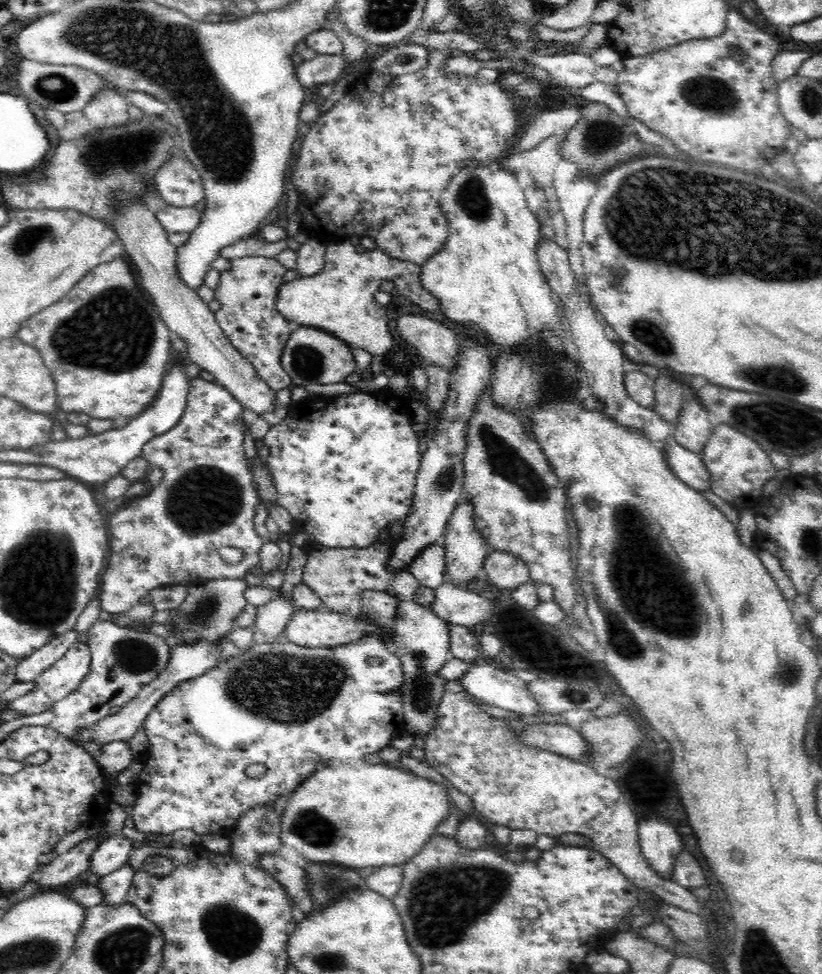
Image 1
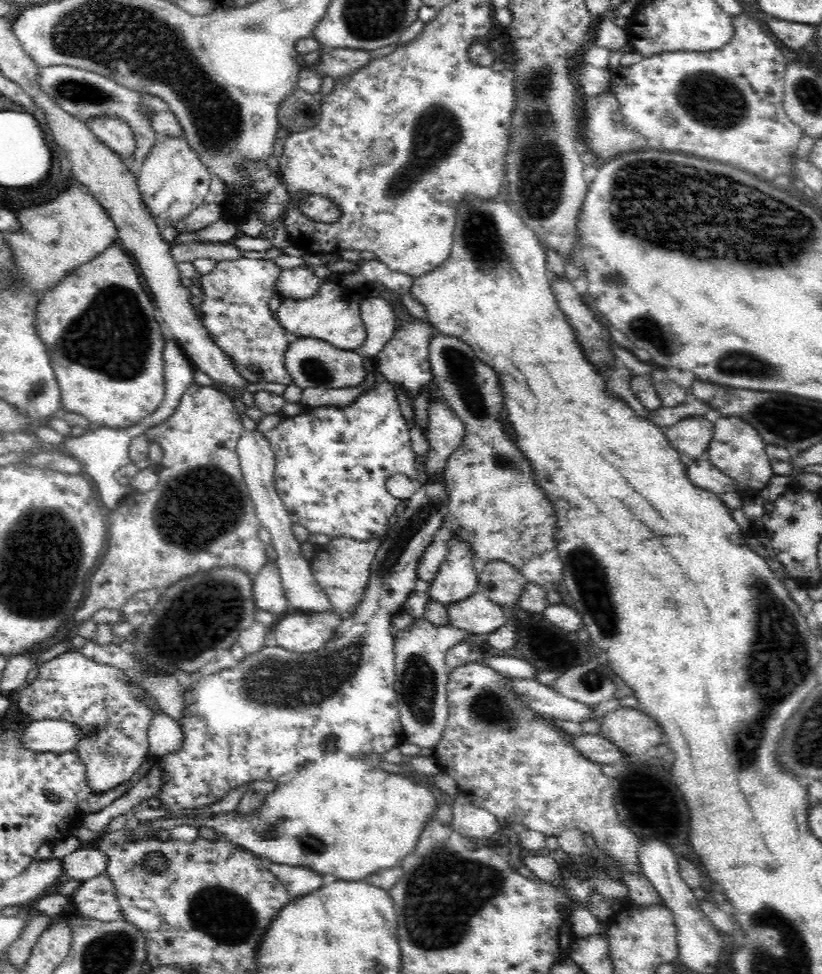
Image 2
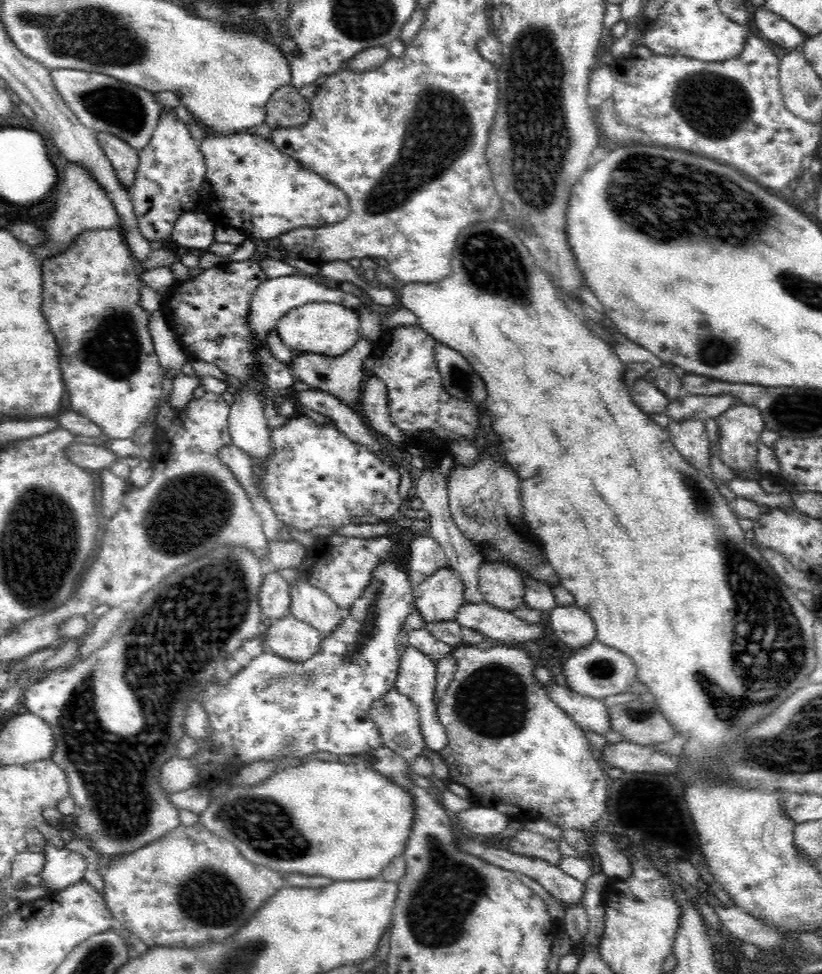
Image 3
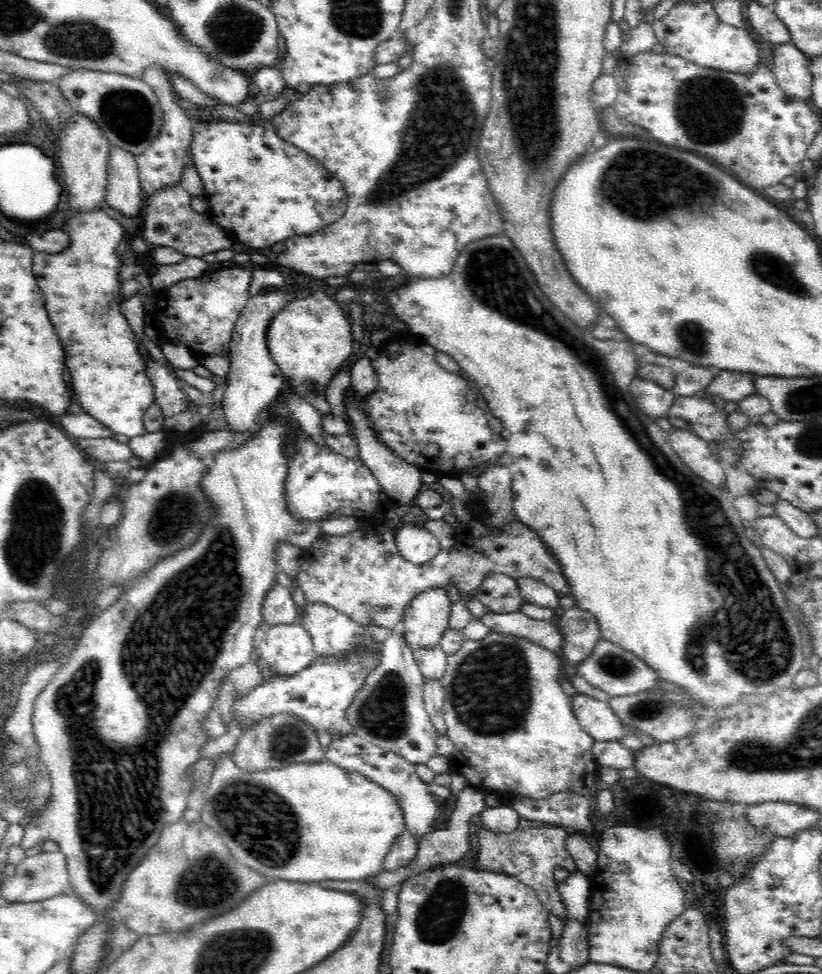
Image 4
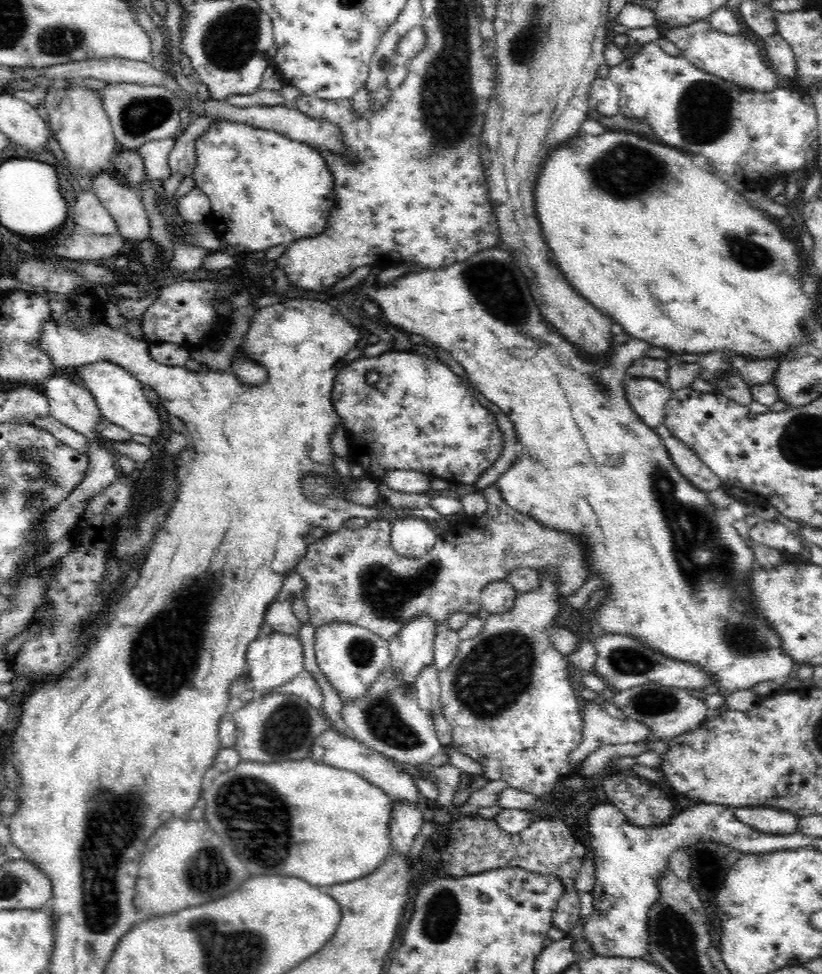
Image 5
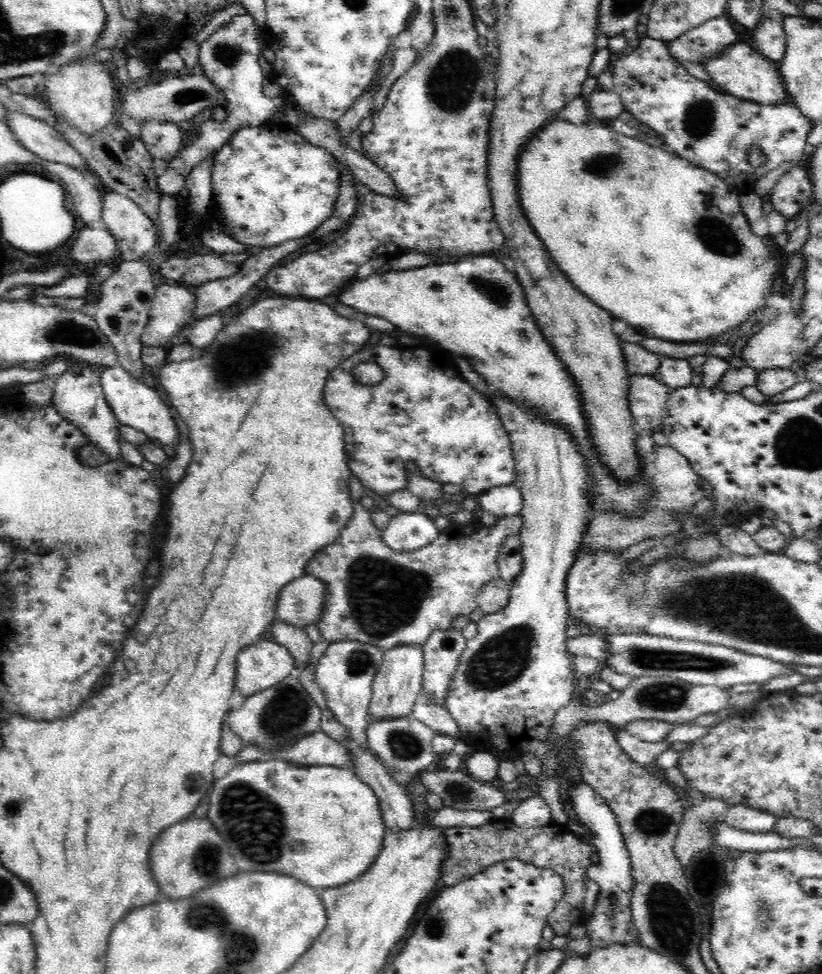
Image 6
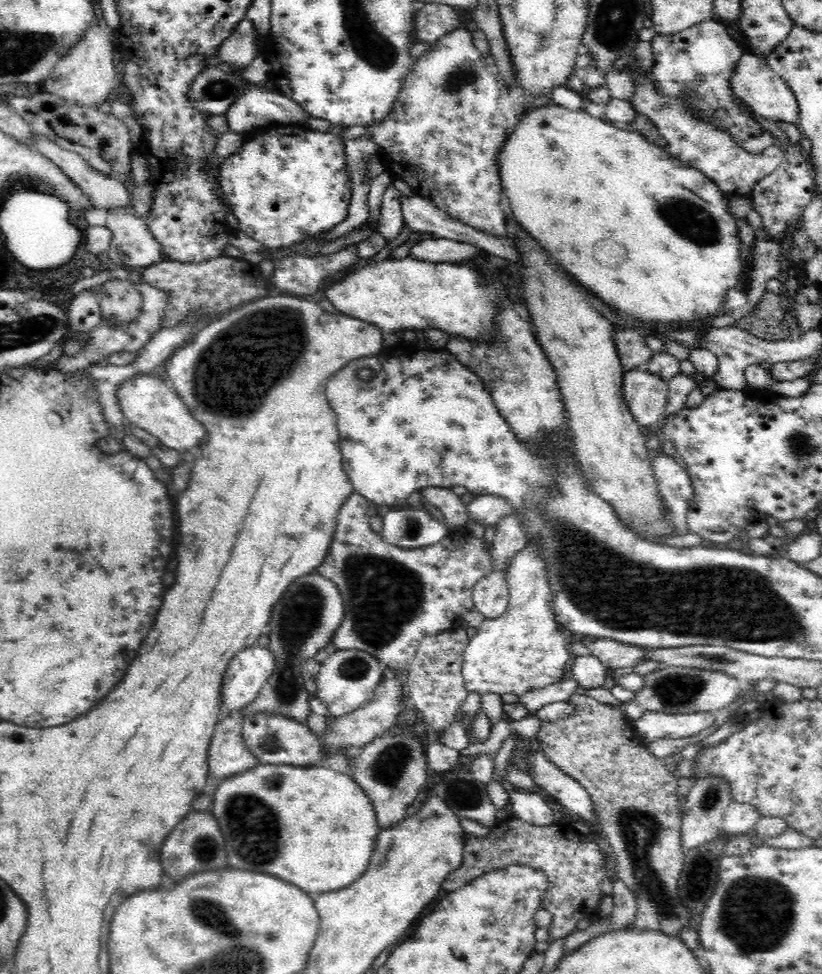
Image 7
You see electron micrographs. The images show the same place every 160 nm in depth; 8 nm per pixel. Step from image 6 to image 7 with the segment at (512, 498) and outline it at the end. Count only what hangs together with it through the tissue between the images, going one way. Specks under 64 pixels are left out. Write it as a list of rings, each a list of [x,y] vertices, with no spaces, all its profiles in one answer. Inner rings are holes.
[[[477,495],[467,507],[468,518],[483,524],[486,528],[498,524],[502,518],[514,513],[512,503],[498,495]]]

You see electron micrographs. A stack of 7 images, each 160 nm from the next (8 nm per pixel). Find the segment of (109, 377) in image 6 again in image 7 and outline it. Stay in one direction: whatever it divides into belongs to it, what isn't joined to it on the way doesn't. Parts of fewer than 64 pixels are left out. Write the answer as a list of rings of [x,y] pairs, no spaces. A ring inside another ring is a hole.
[[[156,374],[153,376],[134,376],[134,378],[130,378],[130,380],[120,384],[117,388],[117,399],[120,403],[126,424],[132,424],[138,426],[138,428],[143,428],[146,432],[152,434],[152,436],[156,436],[161,444],[166,445],[168,448],[180,452],[196,452],[196,444],[200,446],[200,444],[206,440],[206,430],[204,430],[204,426],[192,416],[191,411],[186,404],[184,404],[184,401],[179,395],[176,394],[172,385]]]

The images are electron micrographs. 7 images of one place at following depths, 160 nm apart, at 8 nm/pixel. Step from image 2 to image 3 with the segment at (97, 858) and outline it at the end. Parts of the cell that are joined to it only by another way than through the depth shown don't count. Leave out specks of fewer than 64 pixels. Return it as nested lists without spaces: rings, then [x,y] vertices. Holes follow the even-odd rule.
[[[49,841],[44,849],[46,862],[44,870],[38,874],[43,879],[41,886],[46,886],[54,893],[84,880],[87,862],[82,854],[66,848],[59,849]]]

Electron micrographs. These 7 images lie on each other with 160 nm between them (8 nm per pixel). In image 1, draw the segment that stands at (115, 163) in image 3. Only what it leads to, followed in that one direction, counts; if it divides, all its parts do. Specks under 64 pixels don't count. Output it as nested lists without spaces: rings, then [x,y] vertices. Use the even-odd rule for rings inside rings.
[[[111,87],[96,94],[88,106],[84,106],[84,115],[90,121],[93,129],[116,128],[130,124],[128,103],[122,91]]]

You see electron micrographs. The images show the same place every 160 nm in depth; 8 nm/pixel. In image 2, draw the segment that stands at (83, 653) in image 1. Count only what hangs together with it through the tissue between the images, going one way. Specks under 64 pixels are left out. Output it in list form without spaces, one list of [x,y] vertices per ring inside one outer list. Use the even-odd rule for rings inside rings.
[[[71,651],[46,663],[41,663],[36,672],[38,675],[34,681],[20,689],[18,708],[36,721],[66,721],[78,725],[82,729],[92,727],[92,734],[84,734],[84,738],[74,748],[80,761],[84,763],[86,778],[88,785],[92,788],[92,794],[103,794],[110,788],[120,786],[136,774],[136,769],[142,762],[153,758],[148,752],[148,733],[146,731],[154,718],[154,713],[138,699],[138,695],[151,696],[151,694],[139,688],[137,684],[131,684],[125,670],[108,664],[100,664],[80,652]]]

